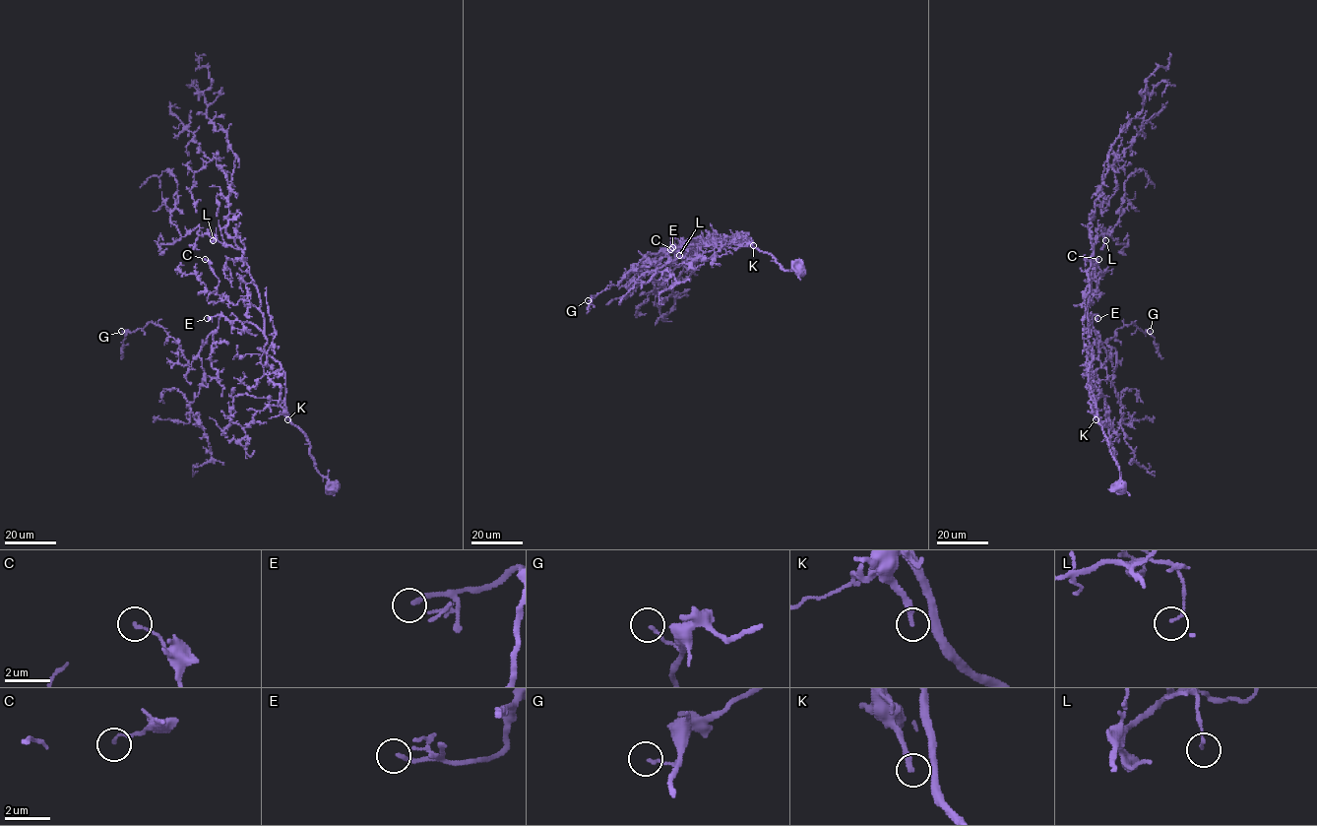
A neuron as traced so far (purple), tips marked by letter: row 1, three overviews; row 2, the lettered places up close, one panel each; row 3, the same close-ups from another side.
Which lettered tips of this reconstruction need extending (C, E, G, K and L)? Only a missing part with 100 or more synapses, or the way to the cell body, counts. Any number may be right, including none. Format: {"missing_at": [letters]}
{"missing_at": ["E", "K"]}

